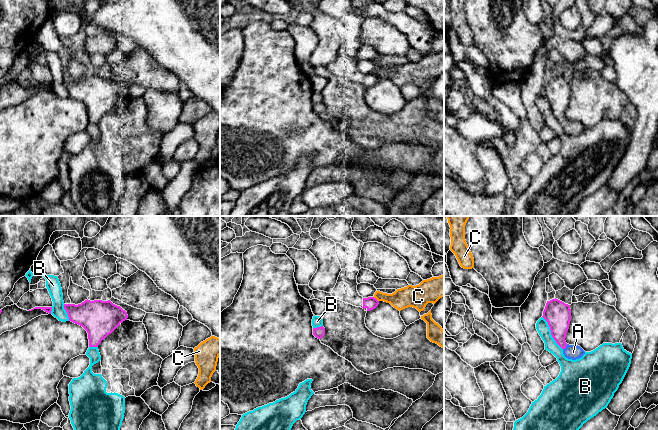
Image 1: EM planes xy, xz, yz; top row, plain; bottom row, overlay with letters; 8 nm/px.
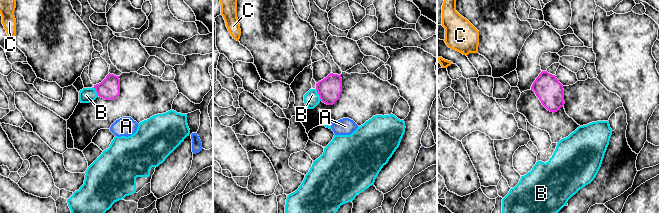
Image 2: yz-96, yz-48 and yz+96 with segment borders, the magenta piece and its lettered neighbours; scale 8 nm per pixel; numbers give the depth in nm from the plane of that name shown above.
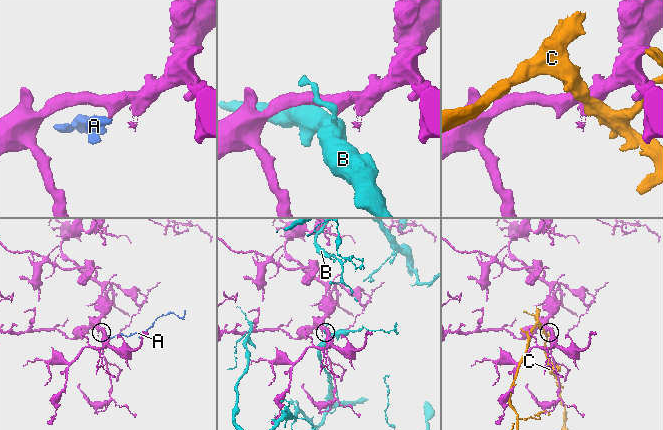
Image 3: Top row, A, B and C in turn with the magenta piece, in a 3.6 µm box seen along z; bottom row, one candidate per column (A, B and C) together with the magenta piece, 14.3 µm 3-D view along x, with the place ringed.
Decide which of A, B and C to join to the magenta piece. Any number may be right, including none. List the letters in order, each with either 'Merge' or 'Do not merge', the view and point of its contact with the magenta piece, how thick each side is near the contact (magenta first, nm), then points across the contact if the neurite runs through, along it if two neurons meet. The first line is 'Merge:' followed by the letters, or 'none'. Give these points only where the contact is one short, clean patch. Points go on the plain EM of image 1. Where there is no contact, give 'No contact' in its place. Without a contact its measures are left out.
Merge: A
A: Merge. Touches magenta at yz (565, 123). Thickness 190 nm (magenta) against 120 nm. Path across: yz (558, 93), (559, 114), (565, 123), (573, 128)
B: Do not merge. Touches magenta at yz (551, 109). Thickness 200 nm (magenta) against 100 nm
C: Do not merge. Touches magenta at xz (376, 75). Thickness 100 nm (magenta) against 160 nm

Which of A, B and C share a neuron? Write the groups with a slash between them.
A / B / C

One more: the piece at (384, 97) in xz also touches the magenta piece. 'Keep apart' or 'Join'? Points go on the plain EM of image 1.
Keep apart

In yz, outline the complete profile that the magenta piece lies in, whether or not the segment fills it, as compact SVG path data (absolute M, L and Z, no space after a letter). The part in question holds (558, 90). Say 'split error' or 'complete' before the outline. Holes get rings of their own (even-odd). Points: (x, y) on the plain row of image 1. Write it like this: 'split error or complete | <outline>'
split error | M556 74L547 77L542 93L548 98L551 111L563 125L563 130L566 134L576 136L585 130L585 127L580 122L569 121L565 117L571 97L570 81Z

